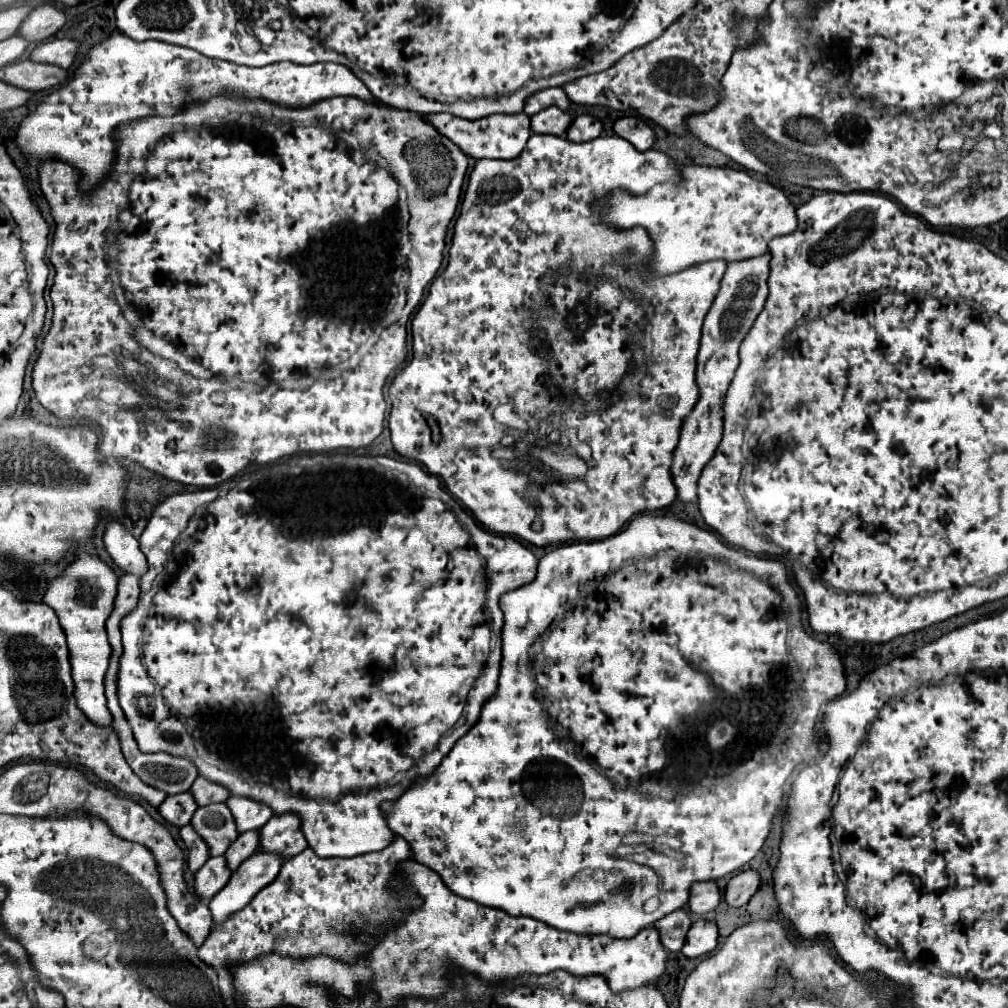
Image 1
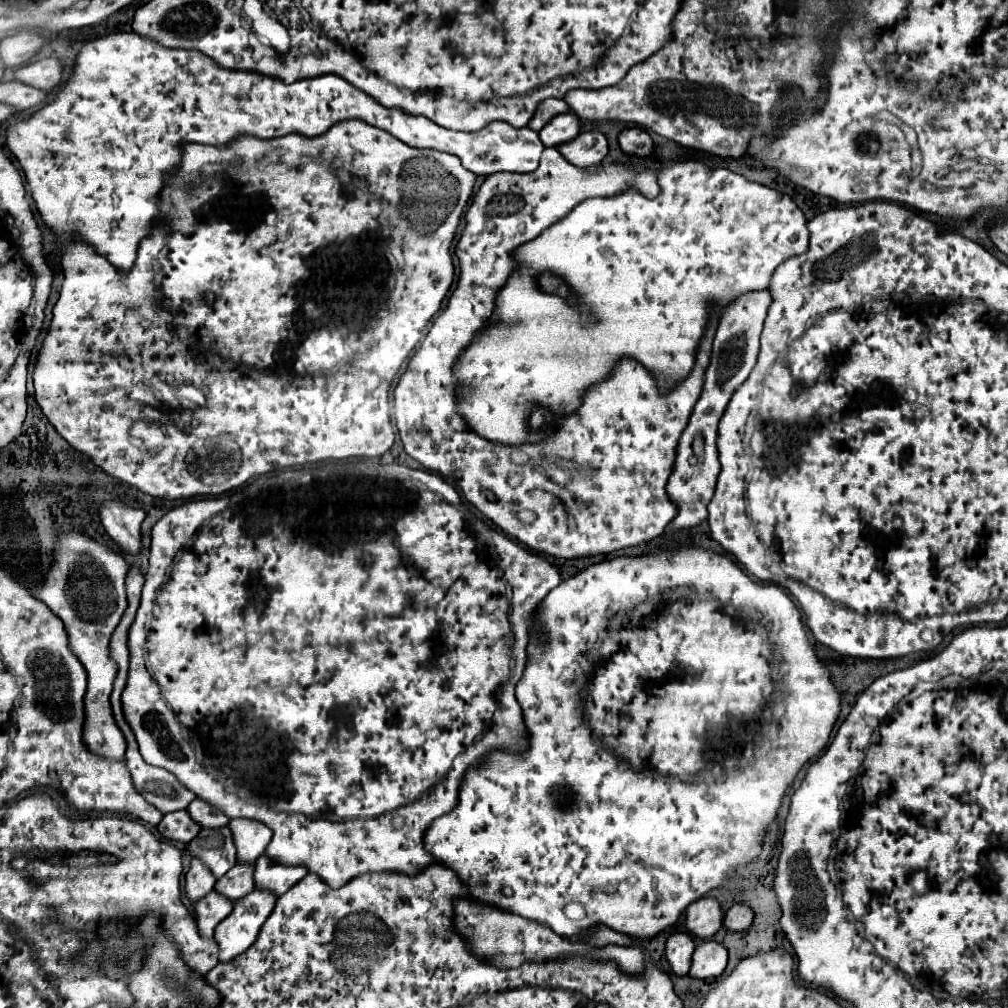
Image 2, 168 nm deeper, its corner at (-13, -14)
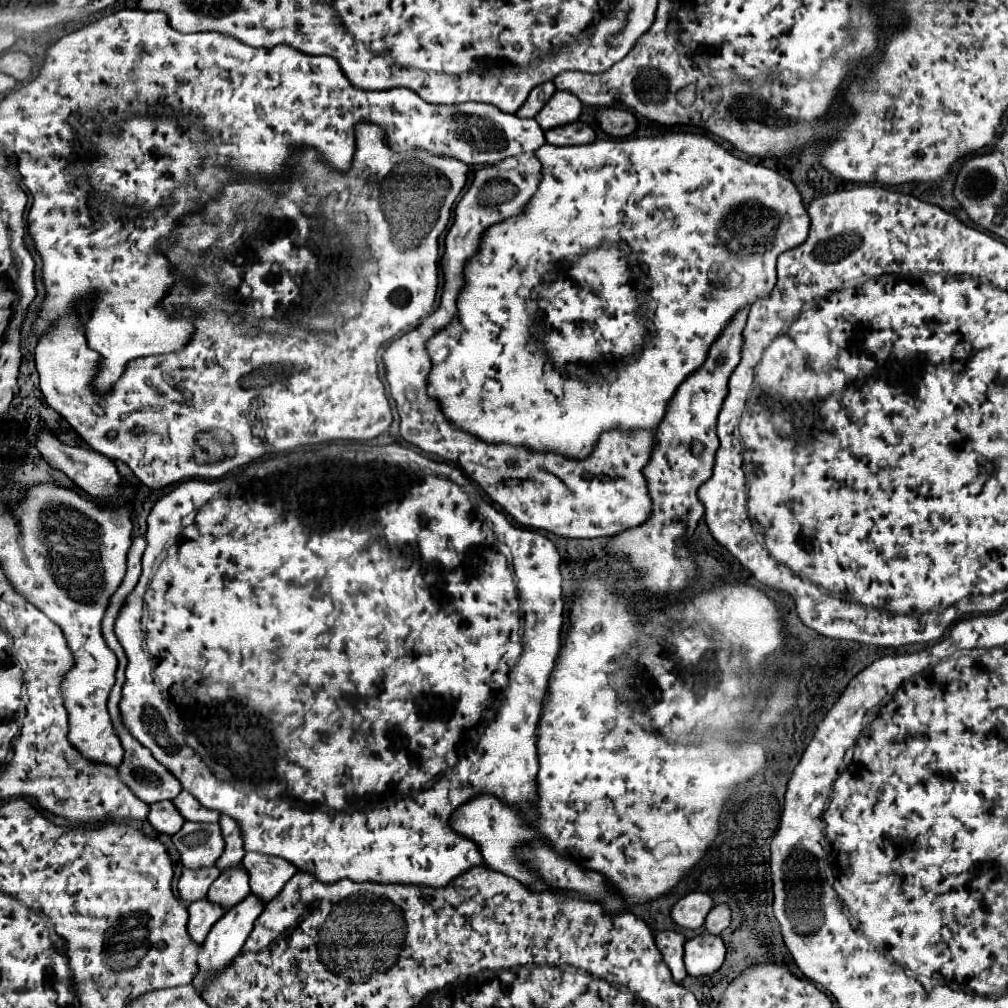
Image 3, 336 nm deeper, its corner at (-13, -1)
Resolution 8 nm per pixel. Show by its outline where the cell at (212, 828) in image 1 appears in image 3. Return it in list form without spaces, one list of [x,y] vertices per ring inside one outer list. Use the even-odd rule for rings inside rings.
[[[186,821],[172,843],[180,853],[180,863],[188,869],[212,867],[224,851],[224,839],[218,823],[190,823]]]

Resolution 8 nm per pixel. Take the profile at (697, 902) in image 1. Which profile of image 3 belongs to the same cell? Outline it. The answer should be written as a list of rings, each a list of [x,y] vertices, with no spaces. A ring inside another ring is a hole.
[[[692,891],[672,907],[670,917],[682,929],[700,929],[710,909],[712,897],[702,891]]]

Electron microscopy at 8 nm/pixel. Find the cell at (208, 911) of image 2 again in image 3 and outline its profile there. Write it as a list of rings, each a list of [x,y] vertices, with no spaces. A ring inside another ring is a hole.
[[[200,899],[200,901],[194,901],[188,907],[188,935],[192,937],[192,941],[196,945],[202,945],[202,941],[206,939],[206,933],[212,929],[212,925],[224,915],[224,909],[220,905],[214,905],[210,903],[208,899]]]

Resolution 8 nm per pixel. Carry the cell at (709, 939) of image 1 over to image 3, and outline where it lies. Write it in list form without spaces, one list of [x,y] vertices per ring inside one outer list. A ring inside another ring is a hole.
[[[698,935],[684,945],[684,965],[692,977],[716,973],[724,963],[726,947],[716,935]]]

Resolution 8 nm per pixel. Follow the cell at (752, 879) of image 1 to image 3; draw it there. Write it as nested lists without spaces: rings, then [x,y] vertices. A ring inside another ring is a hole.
[[[718,905],[708,913],[704,921],[704,933],[720,935],[720,931],[724,931],[728,925],[730,925],[730,909],[726,905]]]

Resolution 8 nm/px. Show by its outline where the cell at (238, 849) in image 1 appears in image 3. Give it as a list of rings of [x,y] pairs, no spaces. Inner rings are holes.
[[[242,865],[224,869],[208,891],[208,899],[216,905],[222,905],[224,909],[234,907],[238,901],[246,899],[248,895],[250,895],[250,885],[246,869]]]

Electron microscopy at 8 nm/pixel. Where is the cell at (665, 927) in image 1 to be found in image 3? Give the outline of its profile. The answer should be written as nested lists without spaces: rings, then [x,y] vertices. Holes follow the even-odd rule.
[[[660,931],[656,933],[656,947],[662,953],[664,963],[668,965],[668,969],[672,971],[672,977],[676,983],[680,983],[686,977],[686,969],[684,969],[684,935],[676,933],[676,931]]]

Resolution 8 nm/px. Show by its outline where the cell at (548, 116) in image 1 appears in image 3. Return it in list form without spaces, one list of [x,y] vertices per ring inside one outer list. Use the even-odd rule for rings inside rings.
[[[556,91],[534,119],[544,131],[548,131],[552,127],[578,121],[580,113],[582,113],[582,103],[578,101],[578,97],[566,91]]]

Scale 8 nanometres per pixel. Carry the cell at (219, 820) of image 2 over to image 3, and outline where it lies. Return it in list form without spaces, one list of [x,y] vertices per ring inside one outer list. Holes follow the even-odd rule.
[[[180,791],[178,797],[172,799],[174,807],[180,811],[180,815],[186,821],[194,821],[194,823],[216,823],[220,819],[218,811],[210,811],[206,807],[202,807],[190,793]]]

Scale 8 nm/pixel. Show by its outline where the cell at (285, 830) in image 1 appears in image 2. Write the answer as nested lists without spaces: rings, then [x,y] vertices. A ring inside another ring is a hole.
[[[262,854],[256,860],[254,880],[256,880],[256,888],[270,890],[276,896],[282,896],[306,874],[308,874],[308,870],[304,866],[282,866],[278,862],[270,862],[270,858],[266,858],[266,854]]]

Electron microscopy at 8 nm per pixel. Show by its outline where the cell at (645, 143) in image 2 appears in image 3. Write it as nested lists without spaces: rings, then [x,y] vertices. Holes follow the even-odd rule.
[[[596,109],[596,121],[612,137],[628,137],[636,129],[636,117],[626,109]]]

